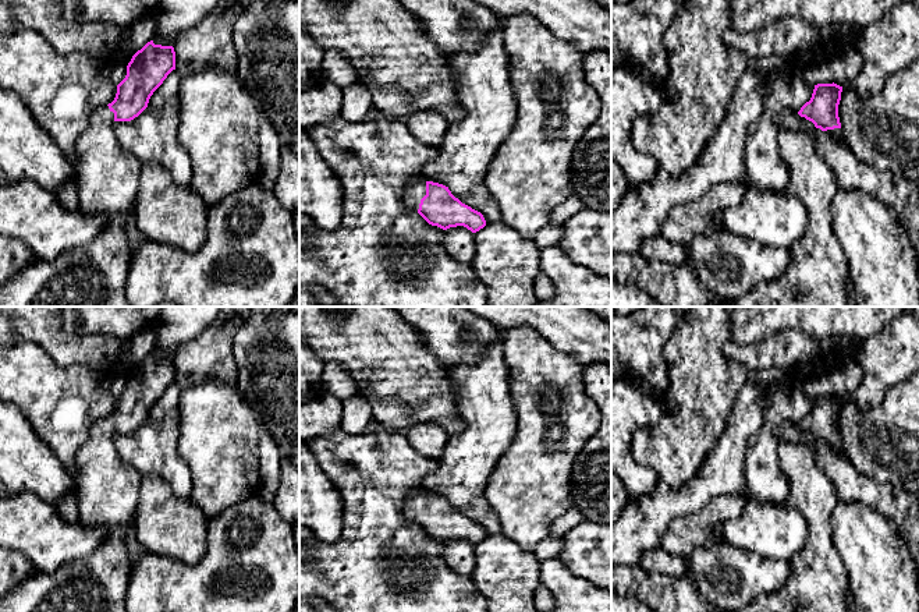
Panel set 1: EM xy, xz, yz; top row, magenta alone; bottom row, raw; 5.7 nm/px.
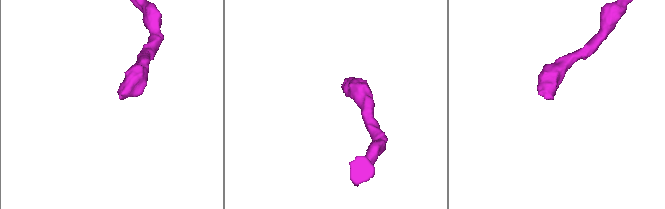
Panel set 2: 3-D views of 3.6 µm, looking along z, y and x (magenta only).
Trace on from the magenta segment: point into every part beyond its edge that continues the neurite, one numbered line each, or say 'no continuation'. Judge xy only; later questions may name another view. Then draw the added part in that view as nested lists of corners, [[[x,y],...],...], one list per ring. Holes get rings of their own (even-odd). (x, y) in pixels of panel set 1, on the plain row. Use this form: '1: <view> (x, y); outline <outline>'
1: xy (107, 490); outline [[[109,418],[96,421],[77,454],[75,492],[79,520],[86,527],[106,527],[109,537],[86,558],[63,563],[53,573],[32,567],[28,579],[0,599],[0,612],[127,612],[127,590],[132,563],[124,545],[127,527],[136,514],[141,475],[123,463],[113,442]]]

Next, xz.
1: xz (415, 502); outline [[[421,487],[411,489],[404,503],[404,517],[414,524],[418,524],[421,512],[426,507],[426,495]]]

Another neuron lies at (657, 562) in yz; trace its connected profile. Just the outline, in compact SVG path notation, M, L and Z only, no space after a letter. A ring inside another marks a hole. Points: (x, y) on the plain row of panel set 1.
M661 548L643 552L636 565L649 574L659 577L684 580L688 573L688 562L685 558L673 556Z

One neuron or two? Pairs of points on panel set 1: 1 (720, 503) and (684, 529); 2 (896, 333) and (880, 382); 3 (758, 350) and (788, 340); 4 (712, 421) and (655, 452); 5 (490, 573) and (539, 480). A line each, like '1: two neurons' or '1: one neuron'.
1: one neuron
2: one neuron
3: one neuron
4: one neuron
5: two neurons

